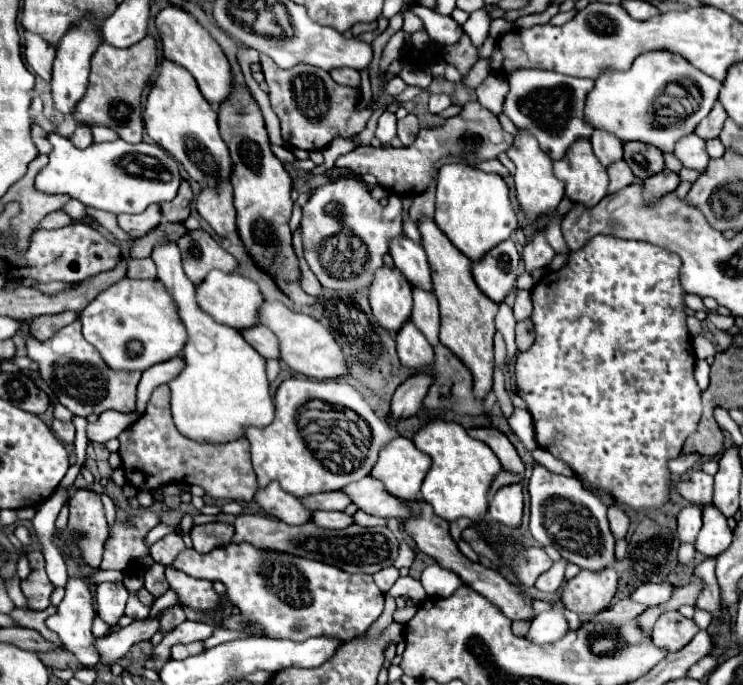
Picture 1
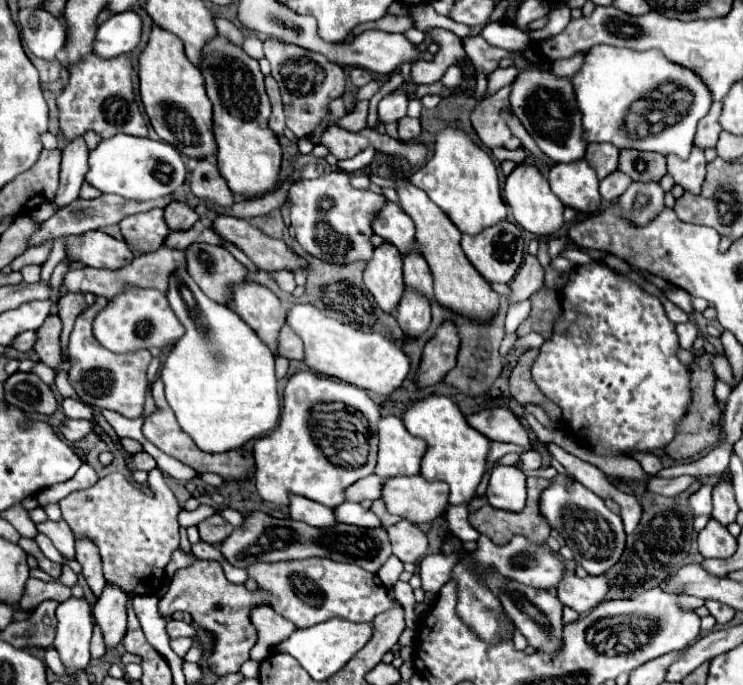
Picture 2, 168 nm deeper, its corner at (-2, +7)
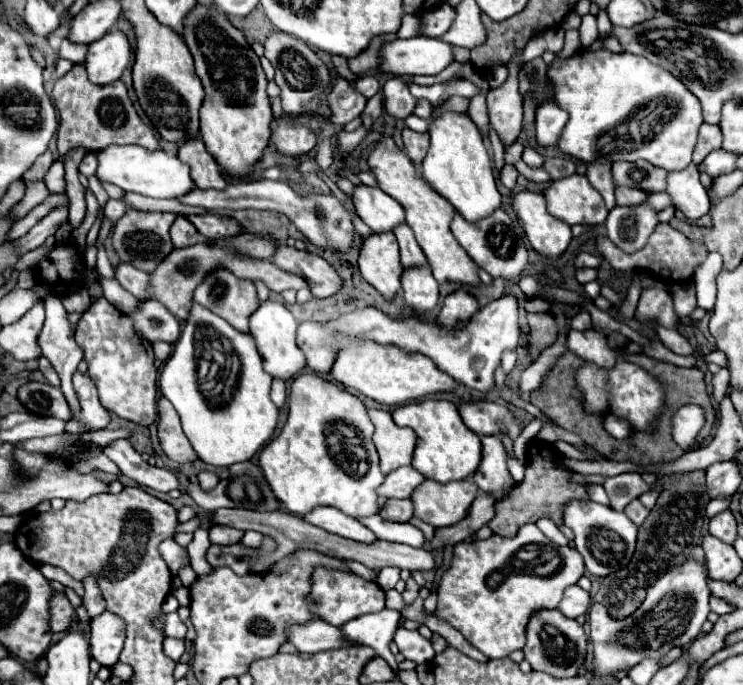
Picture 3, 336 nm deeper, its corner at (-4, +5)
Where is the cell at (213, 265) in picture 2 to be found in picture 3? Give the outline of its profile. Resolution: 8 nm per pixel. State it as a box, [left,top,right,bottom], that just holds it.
[194,269,260,333]

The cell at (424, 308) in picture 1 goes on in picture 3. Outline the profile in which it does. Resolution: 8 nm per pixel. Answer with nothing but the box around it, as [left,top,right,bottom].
[394,223,426,267]

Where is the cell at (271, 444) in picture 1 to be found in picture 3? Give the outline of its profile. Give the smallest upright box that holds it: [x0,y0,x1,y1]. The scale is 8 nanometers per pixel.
[260,375,384,517]

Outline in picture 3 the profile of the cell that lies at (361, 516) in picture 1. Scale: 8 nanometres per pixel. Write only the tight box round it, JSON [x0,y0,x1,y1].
[380,499,414,523]

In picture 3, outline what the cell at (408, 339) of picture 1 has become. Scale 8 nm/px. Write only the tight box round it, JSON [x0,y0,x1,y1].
[402,265,438,313]

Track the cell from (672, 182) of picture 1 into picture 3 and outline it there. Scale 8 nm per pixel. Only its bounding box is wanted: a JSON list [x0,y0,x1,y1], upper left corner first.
[606,203,658,253]

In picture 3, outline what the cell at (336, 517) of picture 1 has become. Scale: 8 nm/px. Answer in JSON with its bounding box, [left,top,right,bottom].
[360,515,424,547]

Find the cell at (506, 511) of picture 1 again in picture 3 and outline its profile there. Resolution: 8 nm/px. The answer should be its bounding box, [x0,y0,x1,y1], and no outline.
[472,435,514,499]

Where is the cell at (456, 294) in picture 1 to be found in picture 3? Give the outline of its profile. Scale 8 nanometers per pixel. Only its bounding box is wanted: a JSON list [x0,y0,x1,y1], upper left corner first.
[368,135,480,285]

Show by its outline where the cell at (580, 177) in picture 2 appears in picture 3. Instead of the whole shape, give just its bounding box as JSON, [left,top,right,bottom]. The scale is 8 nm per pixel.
[546,175,608,225]

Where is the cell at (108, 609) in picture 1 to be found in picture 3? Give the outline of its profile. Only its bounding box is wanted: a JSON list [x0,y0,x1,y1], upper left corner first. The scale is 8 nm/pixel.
[90,611,124,667]

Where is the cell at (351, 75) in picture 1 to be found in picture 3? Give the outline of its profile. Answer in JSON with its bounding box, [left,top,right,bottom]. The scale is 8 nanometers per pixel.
[354,75,380,99]

